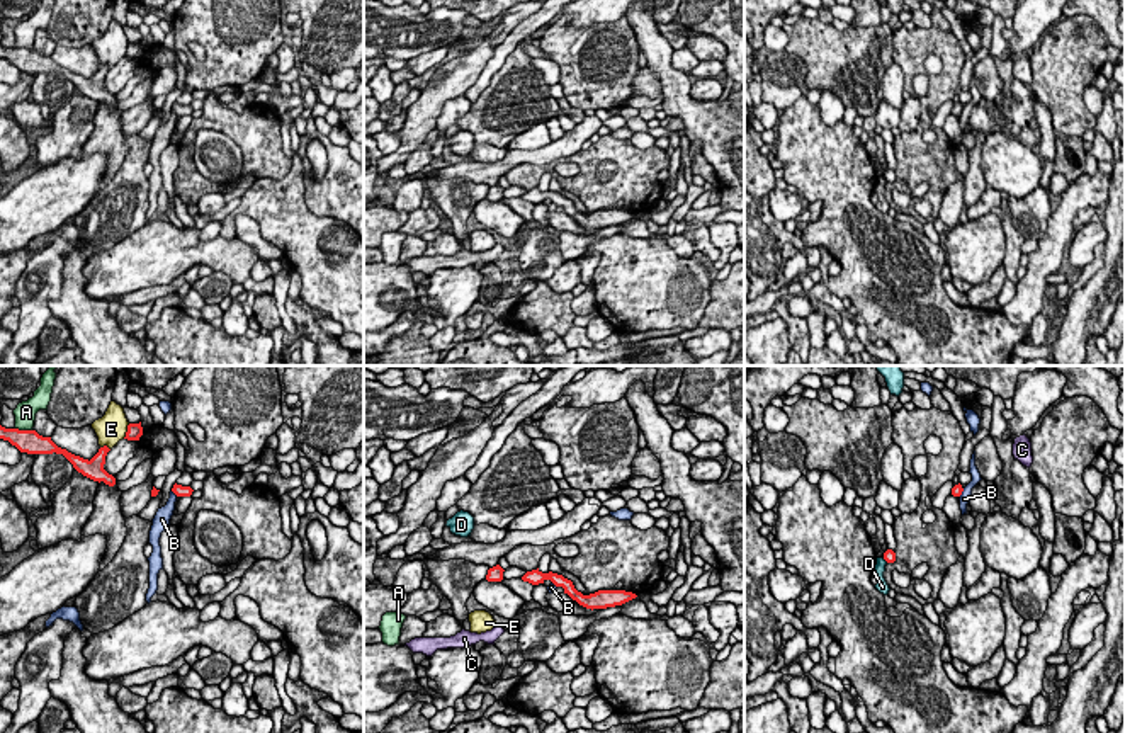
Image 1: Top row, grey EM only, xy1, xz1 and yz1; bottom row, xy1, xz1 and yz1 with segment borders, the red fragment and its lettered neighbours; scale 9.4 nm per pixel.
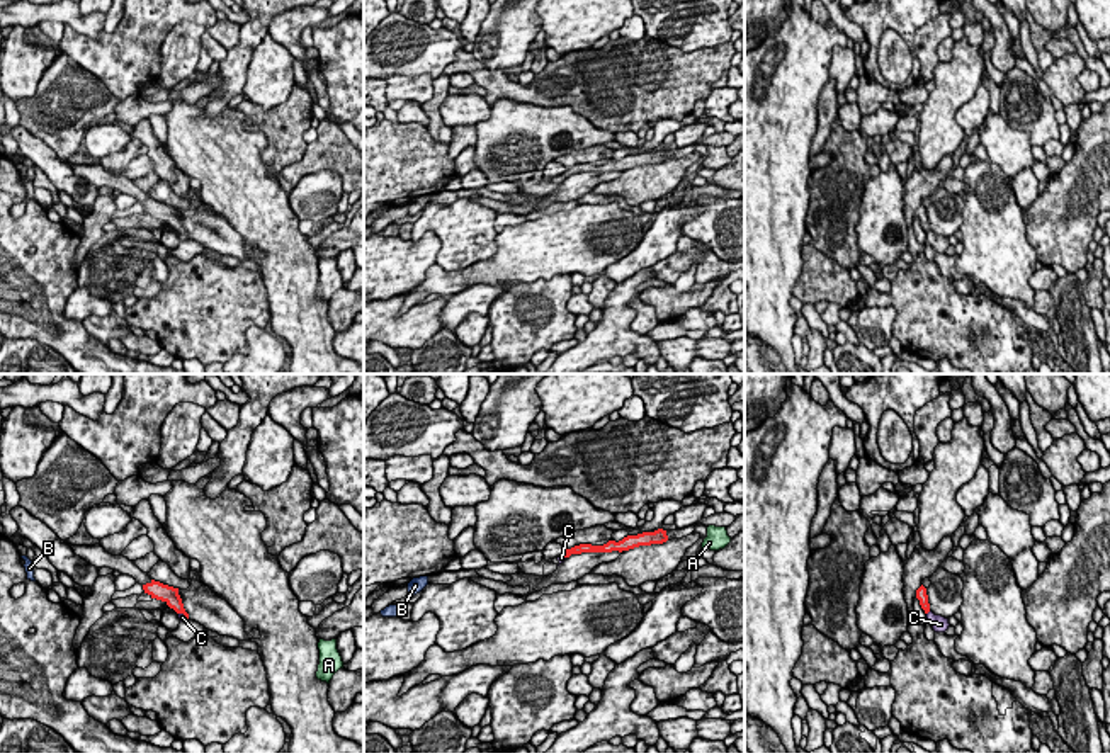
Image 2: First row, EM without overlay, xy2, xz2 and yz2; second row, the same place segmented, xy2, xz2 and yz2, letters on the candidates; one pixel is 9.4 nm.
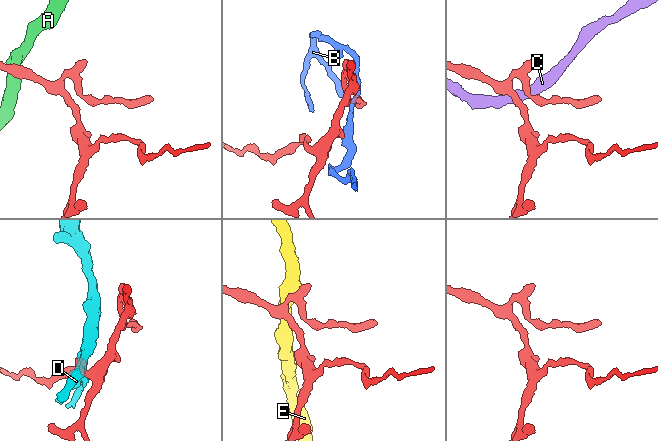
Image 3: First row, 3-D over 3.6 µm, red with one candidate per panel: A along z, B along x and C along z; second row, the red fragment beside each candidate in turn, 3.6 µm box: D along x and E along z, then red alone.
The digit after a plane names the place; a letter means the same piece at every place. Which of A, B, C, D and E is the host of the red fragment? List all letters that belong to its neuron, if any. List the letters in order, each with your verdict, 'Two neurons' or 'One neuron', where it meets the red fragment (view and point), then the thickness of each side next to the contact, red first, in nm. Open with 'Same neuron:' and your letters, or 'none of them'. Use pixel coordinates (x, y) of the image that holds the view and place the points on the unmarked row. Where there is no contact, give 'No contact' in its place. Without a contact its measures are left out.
Same neuron: none of them
A: Two neurons. Touches red at xy1 (24, 50). Thickness 220 nm (red) against 190 nm
B: Two neurons. Touches red at xy1 (175, 113). Thickness 120 nm (red) against 140 nm
C: Two neurons. Touches red at xy2 (184, 233). Thickness 160 nm (red) against 70 nm
D: Two neurons. Touches red at yz1 (886, 179). Thickness 120 nm (red) against 100 nm
E: Two neurons. Touches red at xy1 (128, 50). Thickness 160 nm (red) against 280 nm

